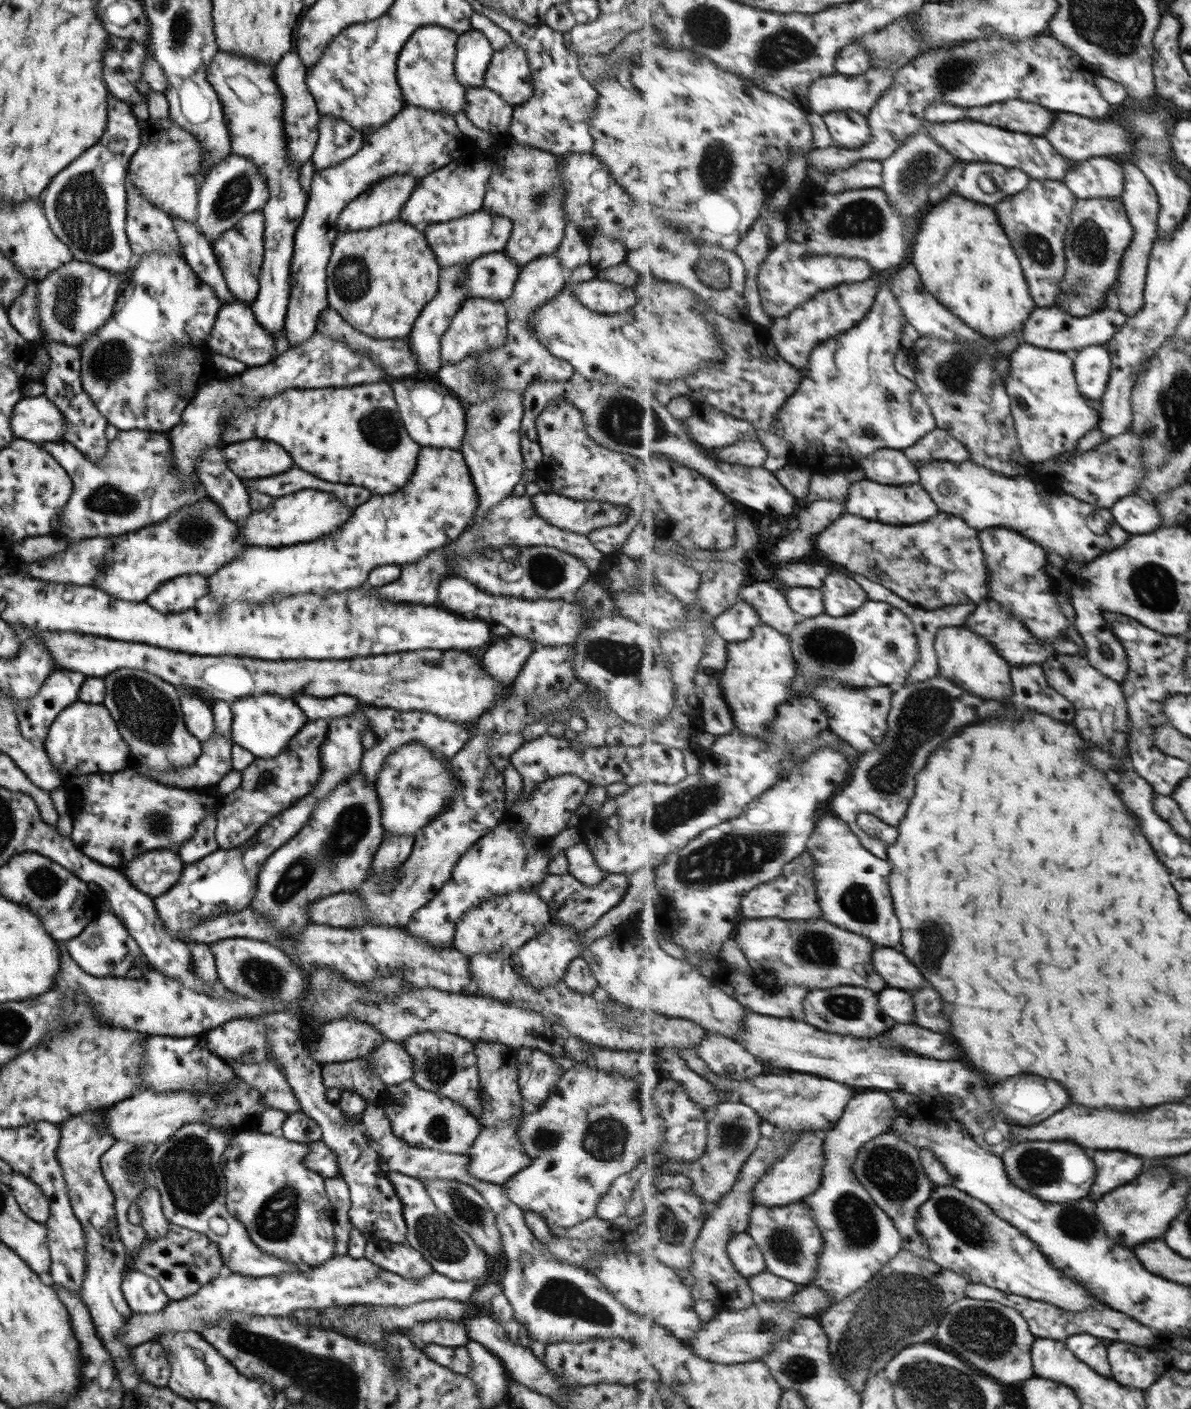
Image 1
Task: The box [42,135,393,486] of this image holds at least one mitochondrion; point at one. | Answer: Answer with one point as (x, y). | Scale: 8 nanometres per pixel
(81, 208)

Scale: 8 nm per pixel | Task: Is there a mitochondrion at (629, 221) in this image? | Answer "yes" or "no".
no

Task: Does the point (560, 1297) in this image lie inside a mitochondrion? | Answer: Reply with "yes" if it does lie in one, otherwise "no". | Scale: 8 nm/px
yes

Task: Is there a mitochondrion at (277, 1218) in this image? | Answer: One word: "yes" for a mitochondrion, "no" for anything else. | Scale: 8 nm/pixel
yes

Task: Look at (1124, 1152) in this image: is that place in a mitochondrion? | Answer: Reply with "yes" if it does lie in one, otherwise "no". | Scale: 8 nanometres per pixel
no

